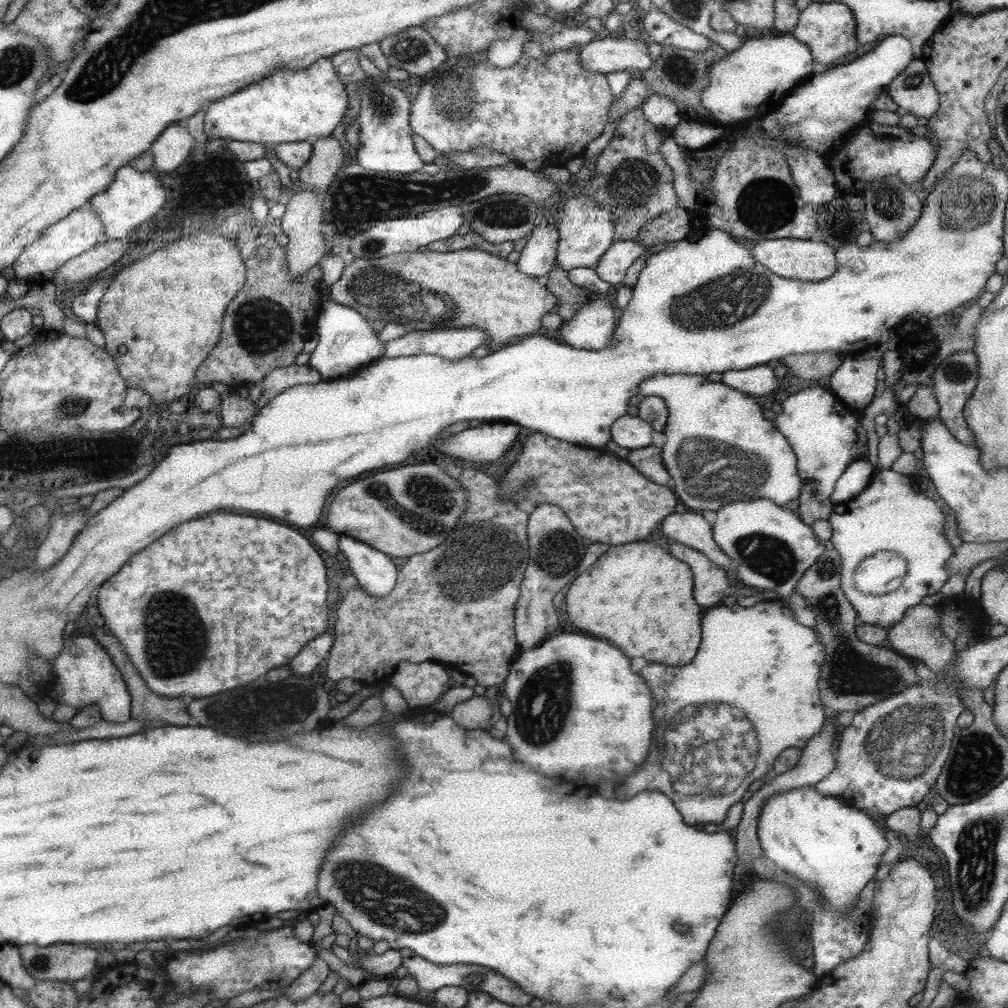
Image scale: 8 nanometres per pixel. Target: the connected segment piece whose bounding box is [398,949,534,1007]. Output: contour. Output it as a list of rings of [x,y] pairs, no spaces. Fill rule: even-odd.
[[[398,949],[398,951],[402,957],[402,966],[407,969],[409,976],[414,979],[419,989],[422,988],[423,990],[434,992],[434,990],[442,989],[444,986],[459,986],[465,992],[476,993],[477,991],[481,991],[503,1004],[509,1004],[515,1007],[534,1004],[532,996],[529,996],[514,982],[503,978],[501,974],[498,974],[498,971],[491,970],[490,967],[466,965],[463,963],[438,965],[434,962],[427,962],[426,959],[421,958],[412,950]]]

